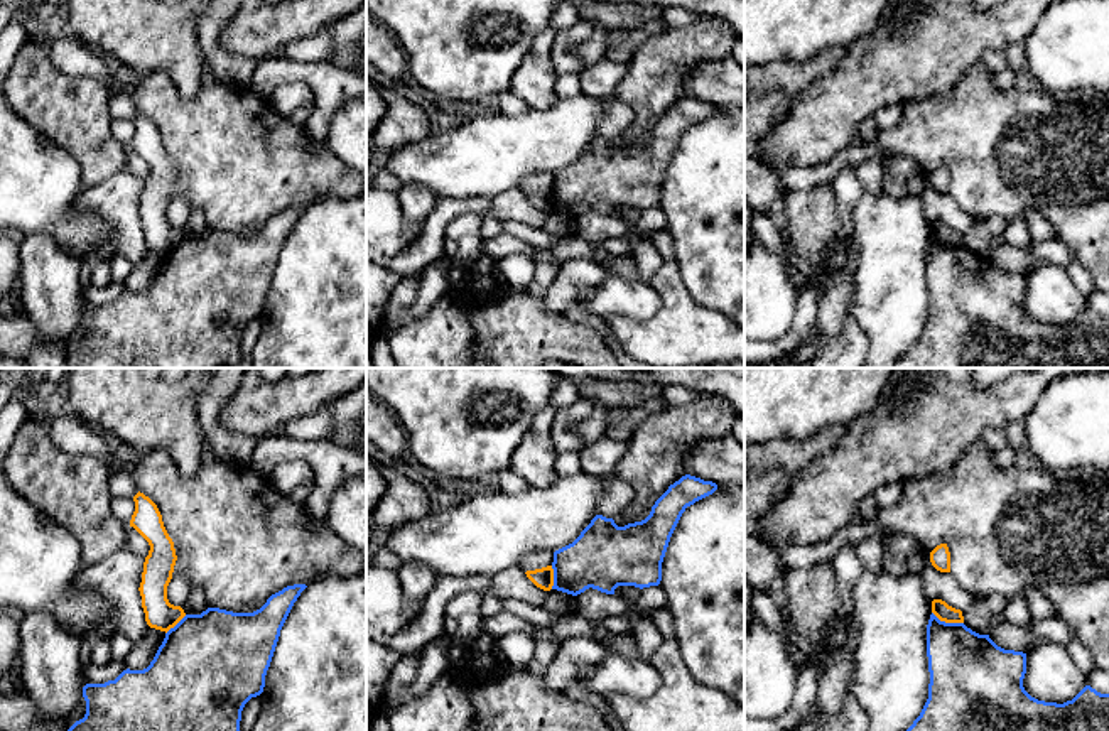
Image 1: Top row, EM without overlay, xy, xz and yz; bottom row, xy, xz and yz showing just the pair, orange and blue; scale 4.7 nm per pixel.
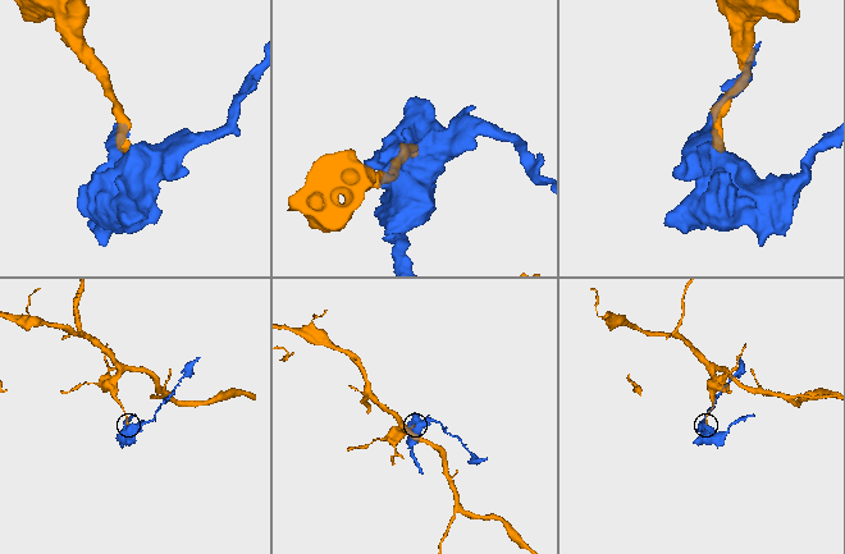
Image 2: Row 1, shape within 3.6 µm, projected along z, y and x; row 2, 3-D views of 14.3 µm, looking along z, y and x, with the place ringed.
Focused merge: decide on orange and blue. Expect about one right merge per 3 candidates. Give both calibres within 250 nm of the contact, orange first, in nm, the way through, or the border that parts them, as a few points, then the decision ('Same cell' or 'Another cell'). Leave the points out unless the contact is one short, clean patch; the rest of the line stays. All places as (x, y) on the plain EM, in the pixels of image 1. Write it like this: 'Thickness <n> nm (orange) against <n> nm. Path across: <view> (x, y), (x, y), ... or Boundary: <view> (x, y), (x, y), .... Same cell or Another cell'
Thickness 80 nm (orange) against 360 nm. Boundary: yz (932, 233), (941, 242), (962, 245). Another cell

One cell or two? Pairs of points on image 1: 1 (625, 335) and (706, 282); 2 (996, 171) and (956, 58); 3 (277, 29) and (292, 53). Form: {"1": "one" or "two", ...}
{"1": "two", "2": "two", "3": "two"}

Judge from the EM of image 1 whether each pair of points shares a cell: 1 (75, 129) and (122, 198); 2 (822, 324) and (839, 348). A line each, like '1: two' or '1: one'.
1: two
2: two

